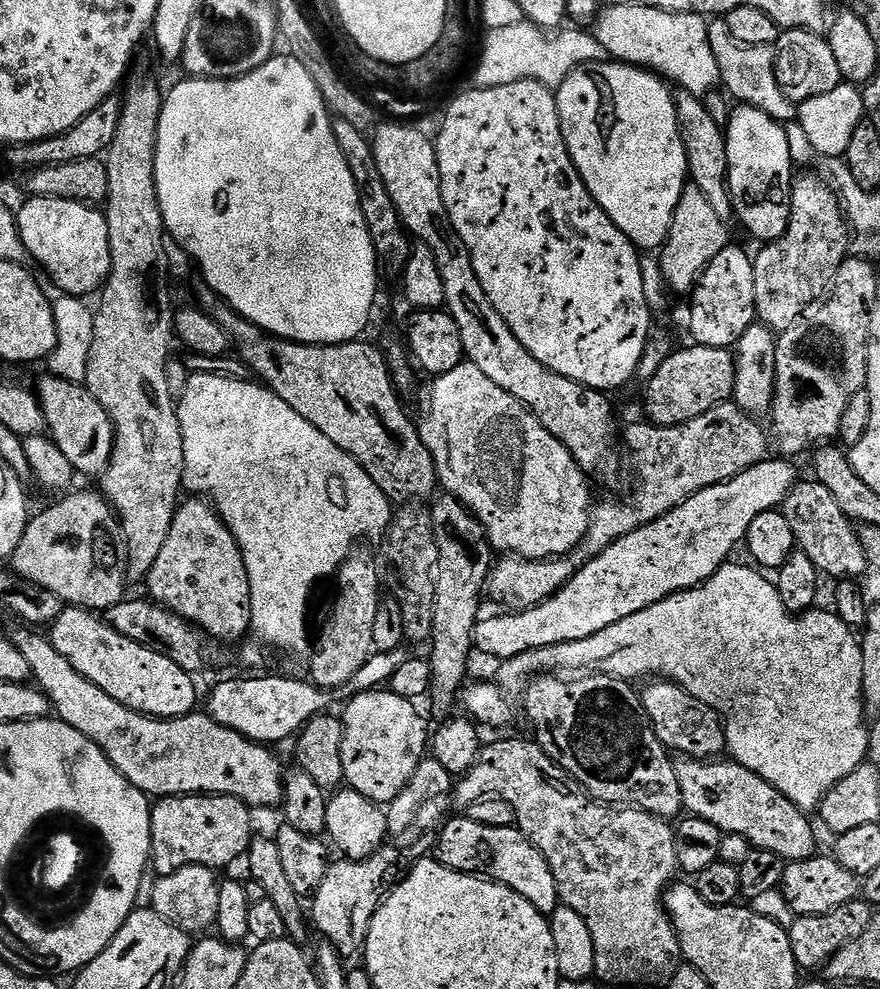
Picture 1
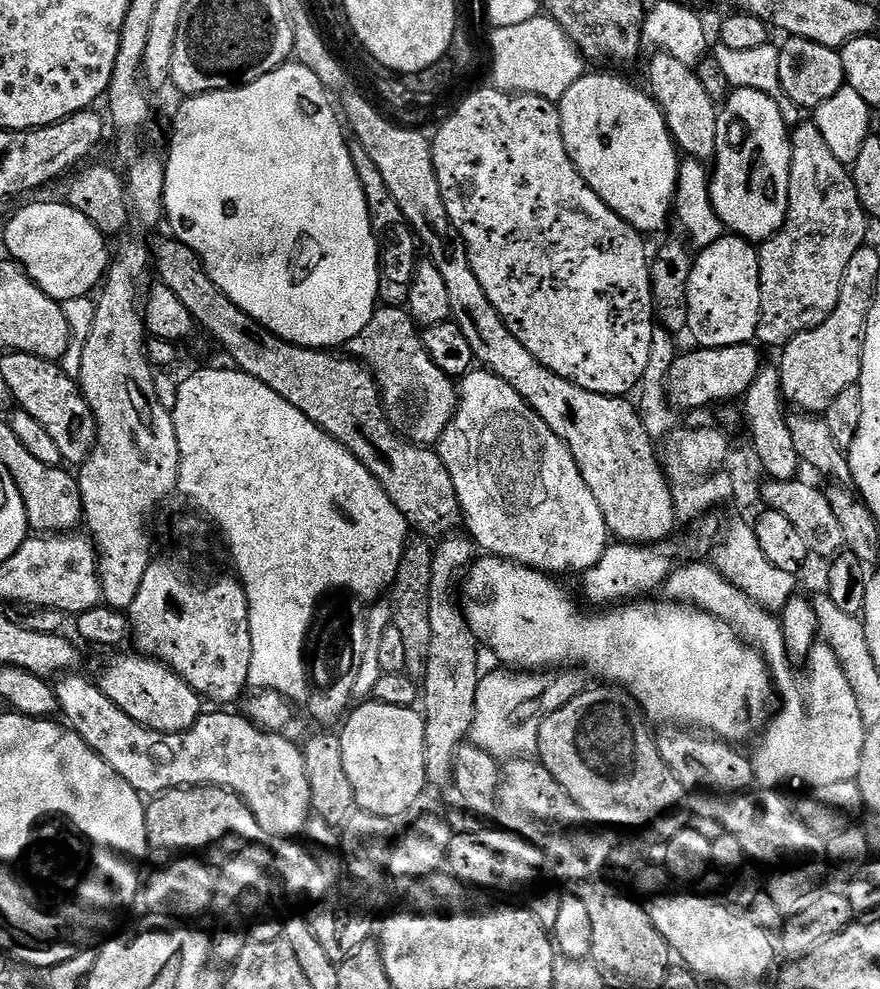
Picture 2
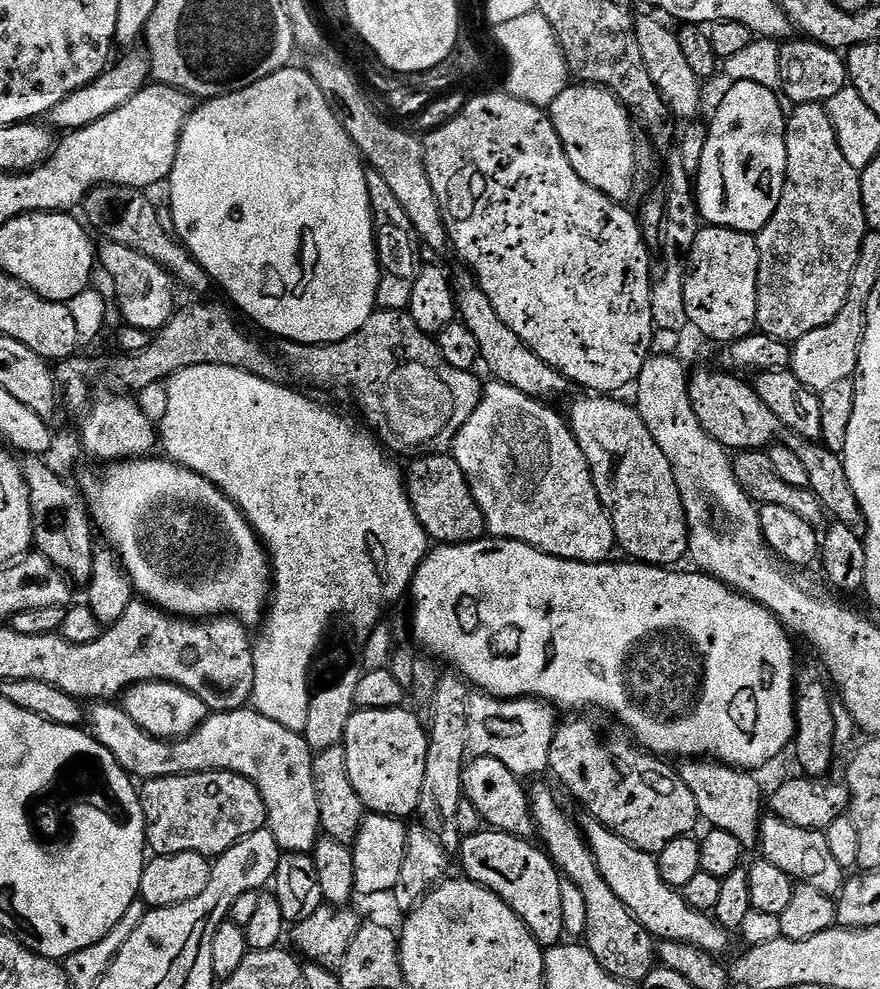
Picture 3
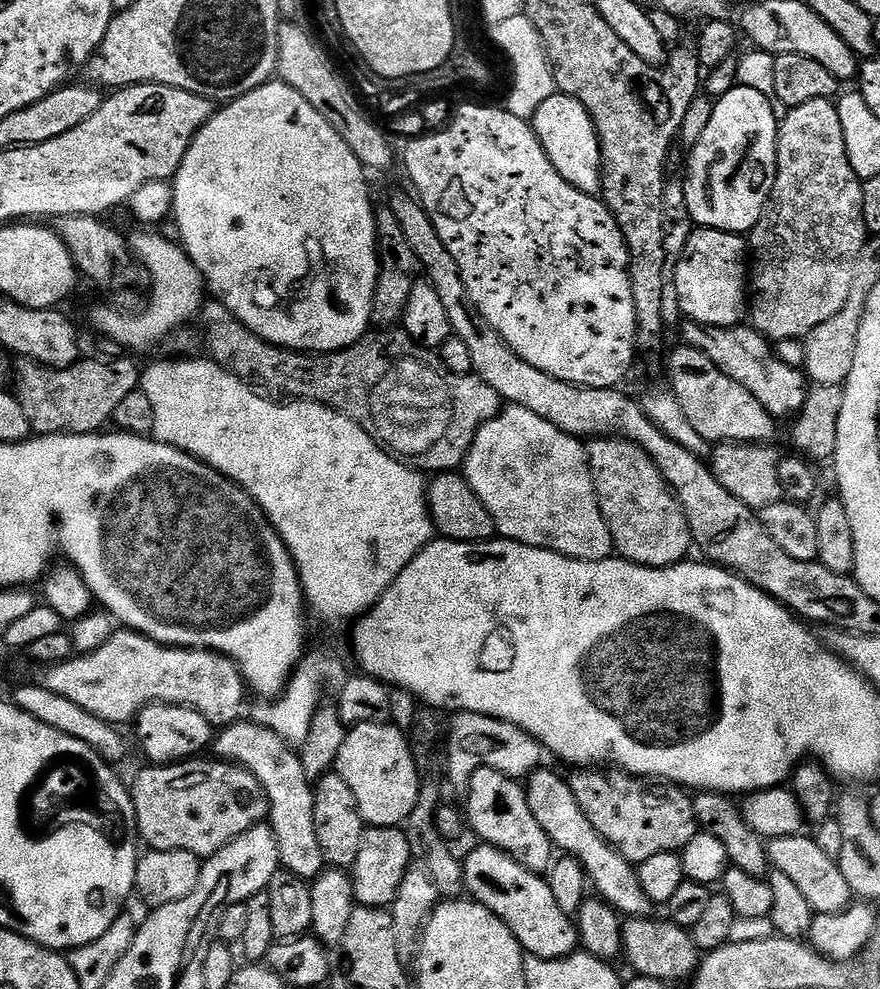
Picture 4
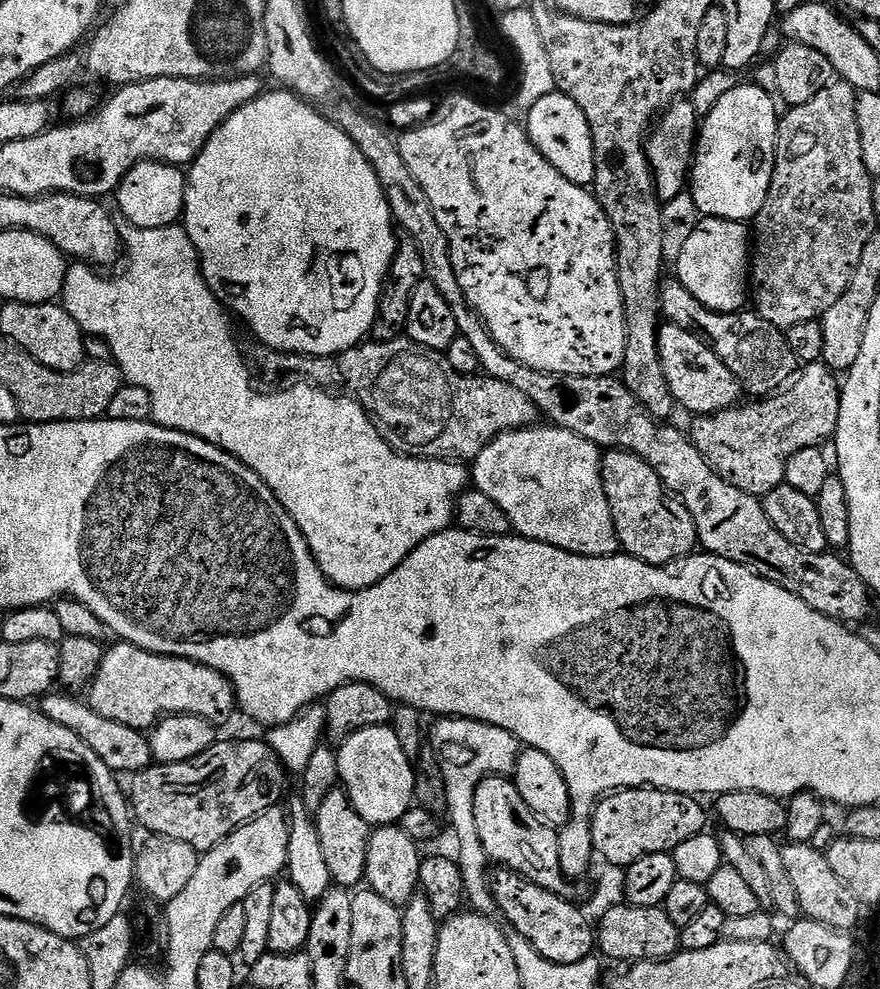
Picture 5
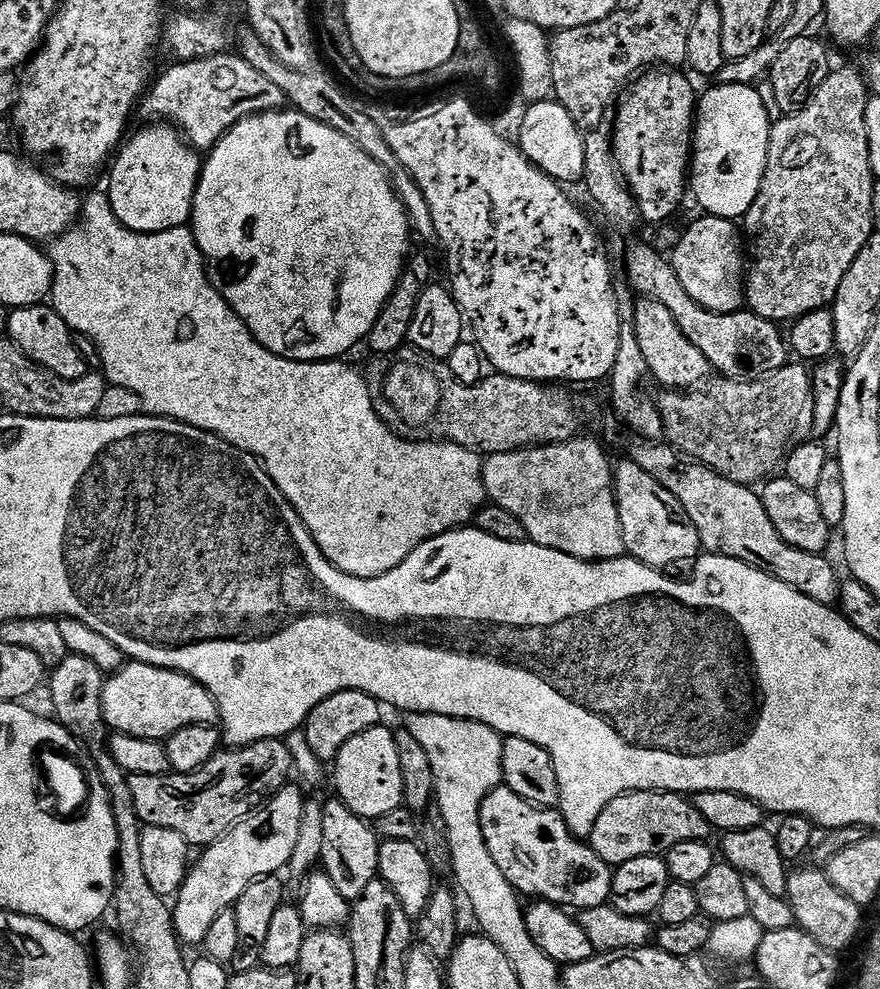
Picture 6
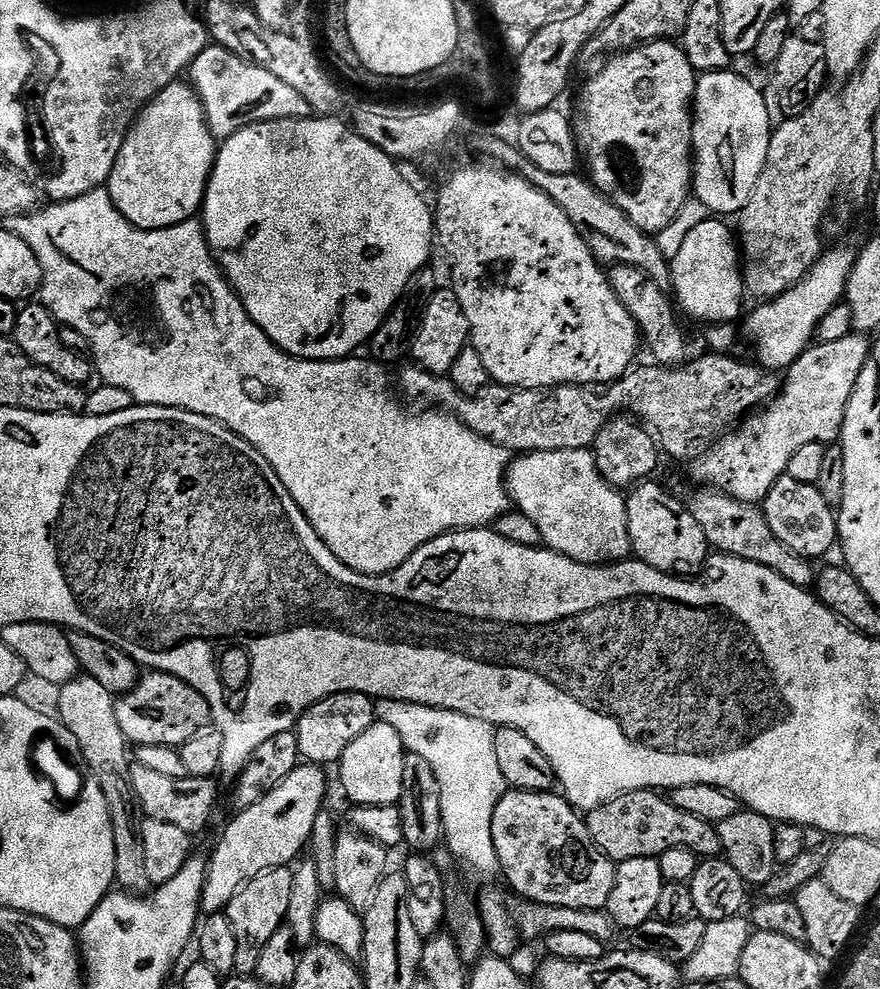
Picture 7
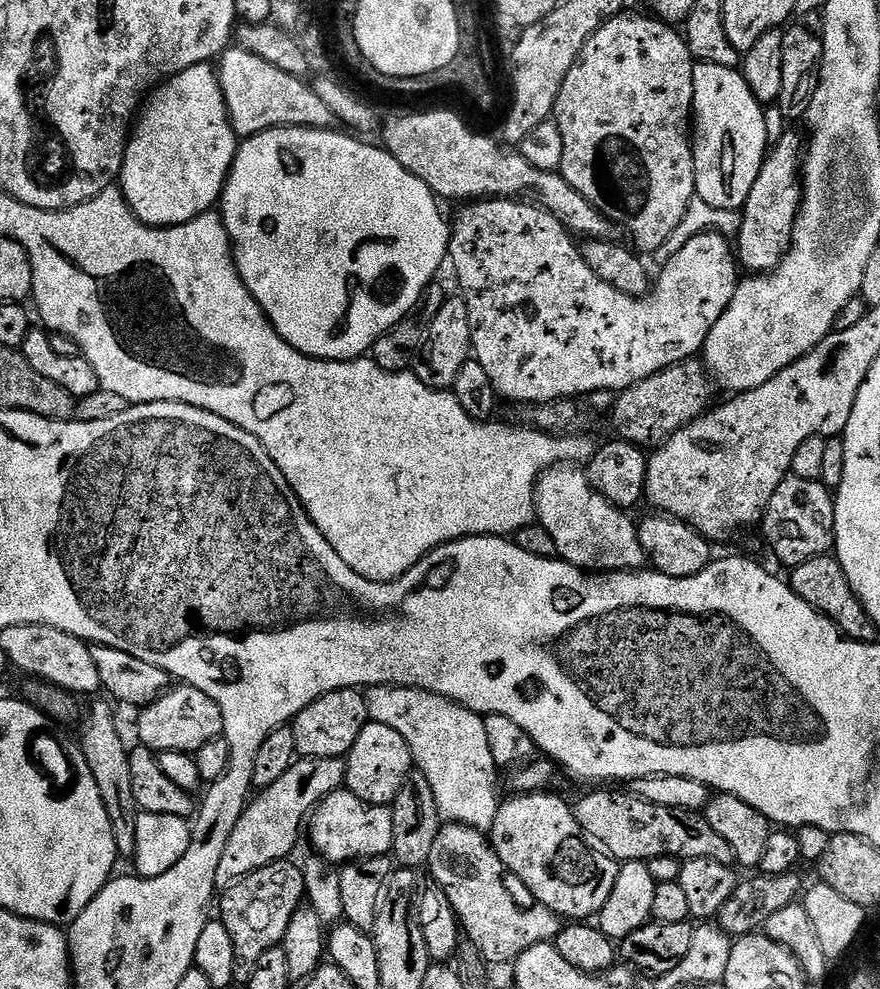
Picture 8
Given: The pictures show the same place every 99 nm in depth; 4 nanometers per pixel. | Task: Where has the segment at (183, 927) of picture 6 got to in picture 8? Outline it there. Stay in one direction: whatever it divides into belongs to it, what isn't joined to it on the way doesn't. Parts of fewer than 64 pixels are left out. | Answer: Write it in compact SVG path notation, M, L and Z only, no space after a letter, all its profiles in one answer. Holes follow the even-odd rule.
M307 758L297 759L296 763L274 782L274 786L263 789L249 803L248 809L238 818L238 826L234 826L234 834L230 834L230 842L222 853L222 862L218 866L217 885L235 884L241 876L249 876L254 870L262 870L262 866L278 864L289 859L288 856L296 848L300 840L300 827L305 827L314 809L327 796L337 791L344 784L343 759Z

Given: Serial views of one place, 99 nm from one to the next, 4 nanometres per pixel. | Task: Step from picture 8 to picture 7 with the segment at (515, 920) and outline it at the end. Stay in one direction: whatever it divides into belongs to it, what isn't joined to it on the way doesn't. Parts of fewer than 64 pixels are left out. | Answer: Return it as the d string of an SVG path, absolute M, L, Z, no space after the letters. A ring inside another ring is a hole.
M488 892L484 897L479 897L478 907L481 922L484 924L484 932L487 936L487 947L491 955L501 958L512 958L516 947L520 944L520 932L524 936L547 937L549 932L558 930L578 930L578 934L590 934L590 938L598 938L605 942L611 942L618 935L618 929L612 922L611 916L604 910L582 910L581 908L559 908L549 904L525 903L524 917L520 924L508 905L508 900L500 892Z

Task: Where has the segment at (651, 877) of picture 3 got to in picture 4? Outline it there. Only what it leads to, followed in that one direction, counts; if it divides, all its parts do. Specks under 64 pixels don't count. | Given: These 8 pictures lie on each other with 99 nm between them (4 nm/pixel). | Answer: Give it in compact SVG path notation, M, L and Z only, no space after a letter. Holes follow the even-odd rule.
M547 766L531 773L526 780L528 804L538 818L540 825L546 830L553 845L560 848L561 853L574 854L584 866L584 871L590 877L593 885L600 887L599 895L605 901L611 902L621 913L636 914L640 903L645 903L644 887L640 884L640 874L634 864L611 840L601 836L592 819L584 813L577 793L556 772L551 772Z

